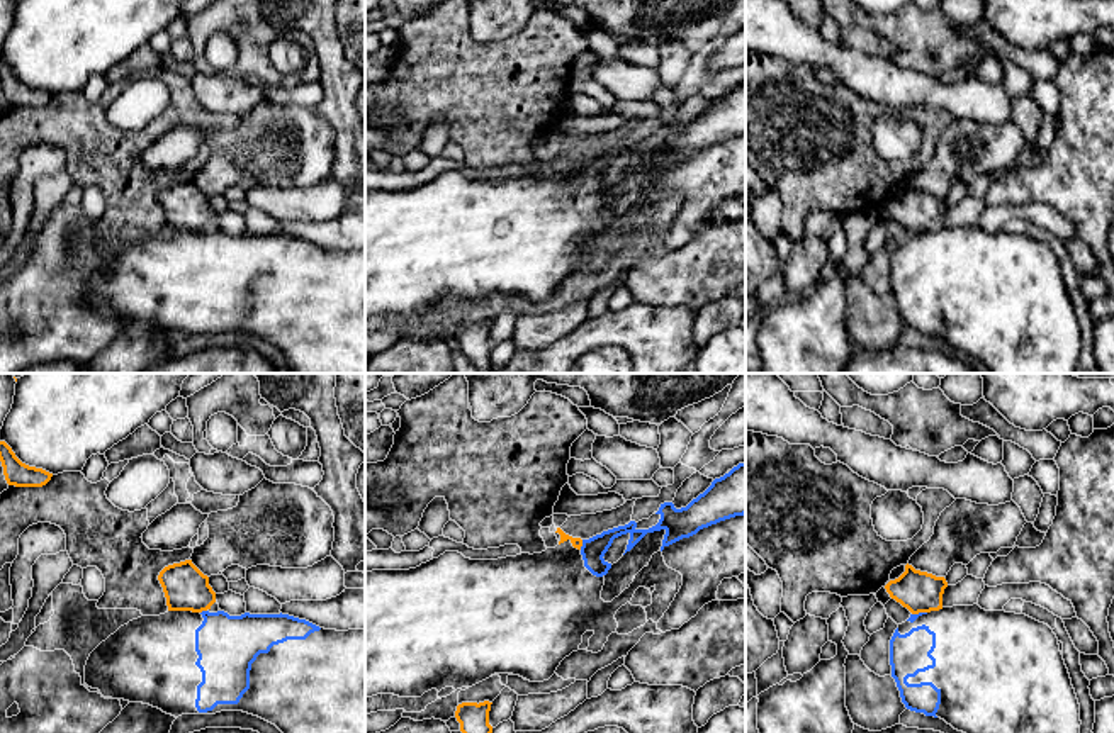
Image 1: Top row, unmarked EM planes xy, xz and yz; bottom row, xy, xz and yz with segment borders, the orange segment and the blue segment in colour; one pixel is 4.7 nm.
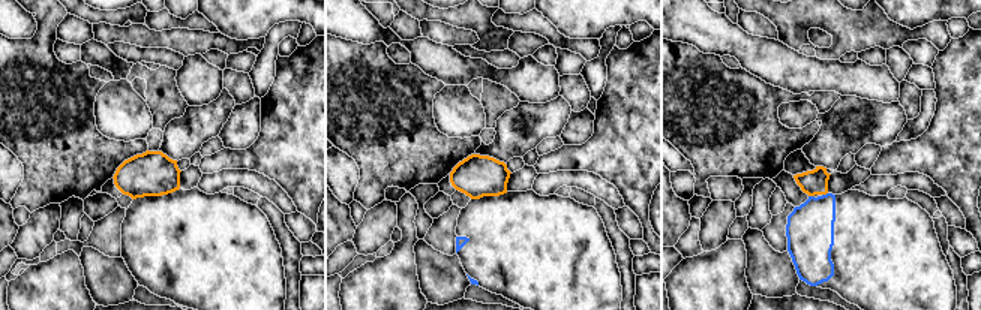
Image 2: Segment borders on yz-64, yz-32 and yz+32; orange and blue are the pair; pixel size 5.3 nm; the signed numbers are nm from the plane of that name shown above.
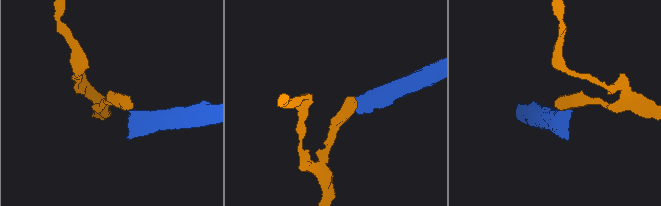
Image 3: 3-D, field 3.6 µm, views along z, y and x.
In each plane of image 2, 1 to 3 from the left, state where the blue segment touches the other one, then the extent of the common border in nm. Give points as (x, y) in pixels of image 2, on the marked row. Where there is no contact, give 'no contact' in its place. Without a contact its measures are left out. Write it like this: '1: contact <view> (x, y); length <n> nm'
1: no contact
2: no contact
3: contact yz+32 (824, 193); length 40 nm

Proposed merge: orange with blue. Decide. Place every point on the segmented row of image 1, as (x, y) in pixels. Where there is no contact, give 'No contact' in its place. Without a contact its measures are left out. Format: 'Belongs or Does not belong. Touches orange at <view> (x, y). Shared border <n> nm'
Does not belong. Touches orange at xz (581, 545). Shared border 50 nm

